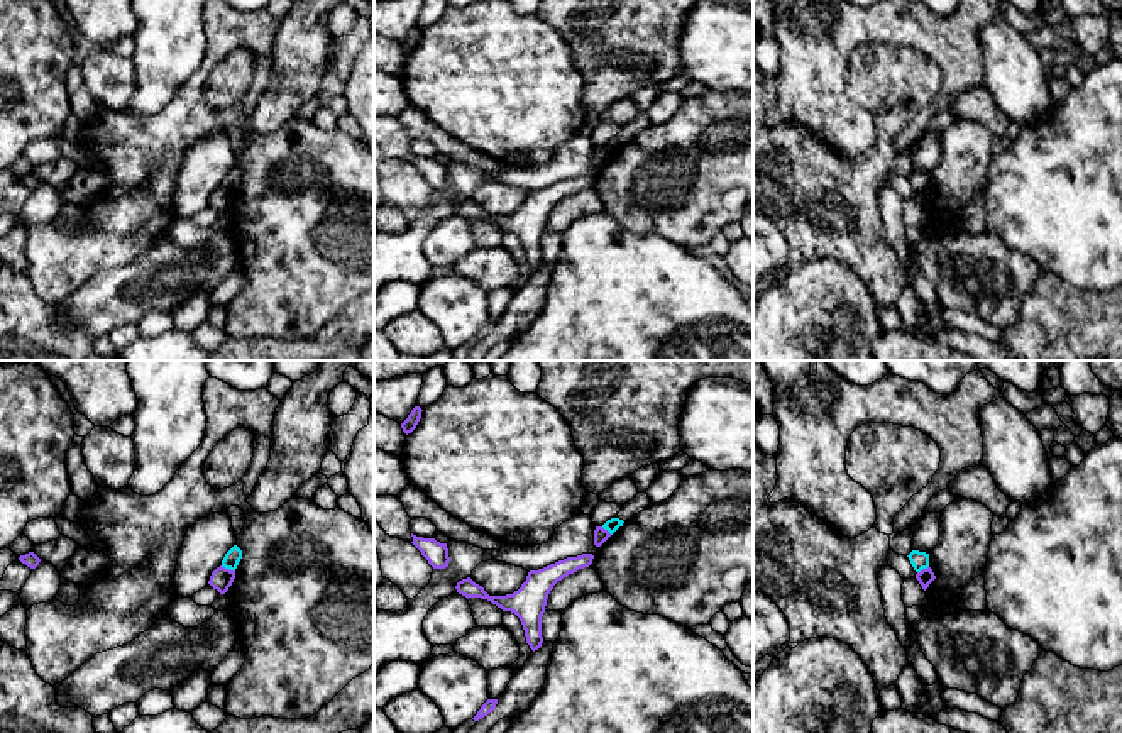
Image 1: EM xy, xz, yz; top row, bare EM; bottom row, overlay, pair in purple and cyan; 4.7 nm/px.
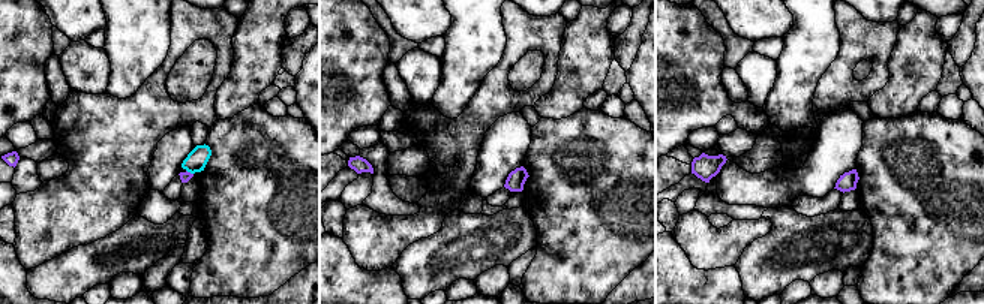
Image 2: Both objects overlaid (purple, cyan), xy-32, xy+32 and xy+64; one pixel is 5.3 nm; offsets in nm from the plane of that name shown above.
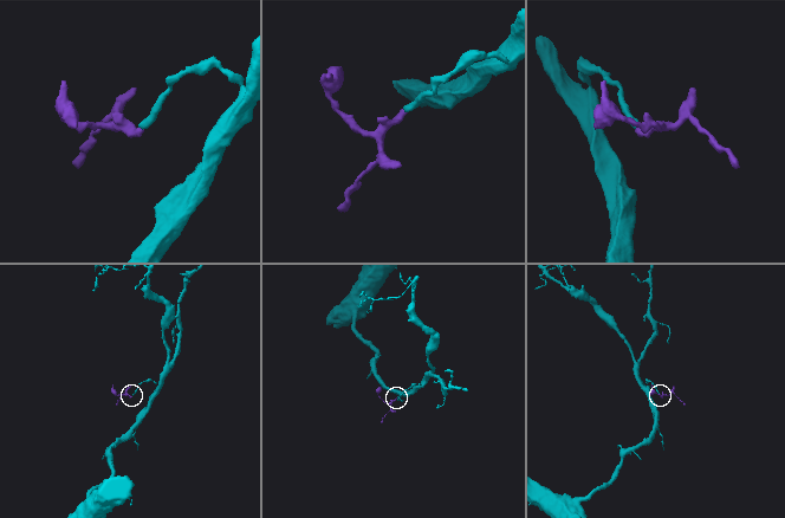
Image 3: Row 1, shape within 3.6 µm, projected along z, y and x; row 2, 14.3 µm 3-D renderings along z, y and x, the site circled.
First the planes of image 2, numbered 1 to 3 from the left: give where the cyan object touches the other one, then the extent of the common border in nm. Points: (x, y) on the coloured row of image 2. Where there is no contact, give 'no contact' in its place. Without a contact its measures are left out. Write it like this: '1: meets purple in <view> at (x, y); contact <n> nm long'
1: meets purple in xy-32 at (189, 172); contact 50 nm long
2: no contact
3: no contact

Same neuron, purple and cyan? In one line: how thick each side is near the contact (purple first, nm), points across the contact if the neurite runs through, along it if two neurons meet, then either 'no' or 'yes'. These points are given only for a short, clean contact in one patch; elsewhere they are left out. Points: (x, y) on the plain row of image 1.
110 nm thick on the purple side, 80 nm on the other; border along xy (220, 187), (234, 192); no

